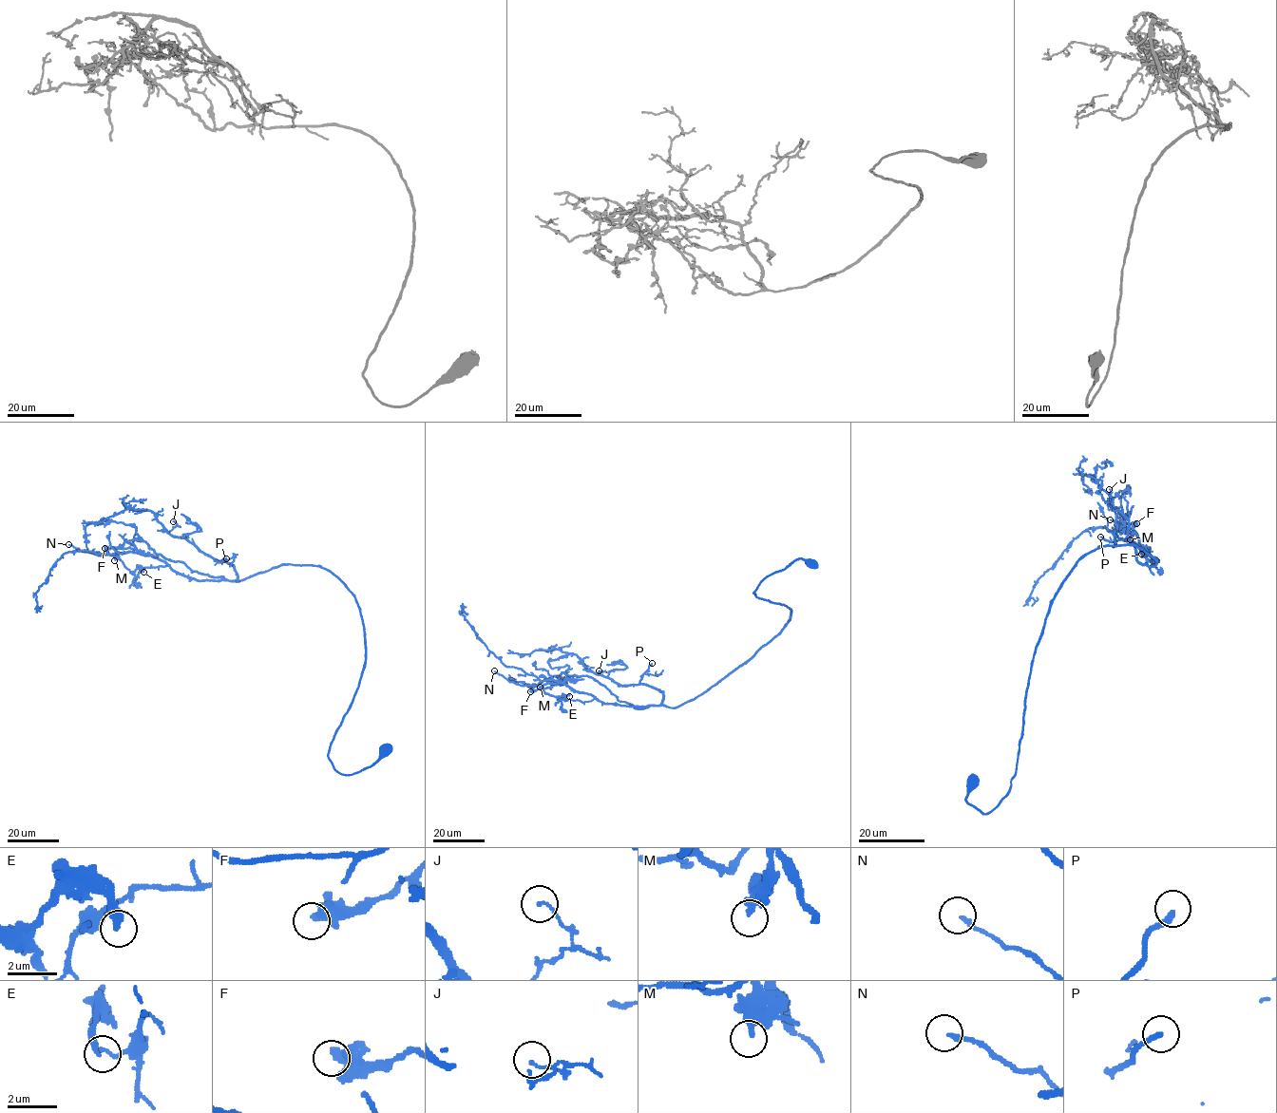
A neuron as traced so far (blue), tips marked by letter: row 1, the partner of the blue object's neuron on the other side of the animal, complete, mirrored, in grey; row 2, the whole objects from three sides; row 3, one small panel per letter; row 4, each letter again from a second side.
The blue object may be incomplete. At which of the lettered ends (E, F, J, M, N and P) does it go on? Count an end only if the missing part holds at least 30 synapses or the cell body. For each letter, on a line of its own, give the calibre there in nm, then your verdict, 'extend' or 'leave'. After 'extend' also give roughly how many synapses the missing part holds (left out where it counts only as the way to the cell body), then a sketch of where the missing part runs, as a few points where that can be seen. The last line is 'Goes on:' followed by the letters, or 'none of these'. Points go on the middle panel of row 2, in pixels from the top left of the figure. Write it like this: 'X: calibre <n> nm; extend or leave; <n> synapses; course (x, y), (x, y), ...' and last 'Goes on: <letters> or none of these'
E: calibre 280 nm; leave
F: calibre 340 nm; leave
J: calibre 110 nm; leave
M: calibre 320 nm; leave
N: calibre 140 nm; leave
P: calibre 220 nm; extend; 35 synapses; course (652, 663), (654, 654), (676, 636), (676, 628), (691, 601), (686, 599)
Goes on: P

